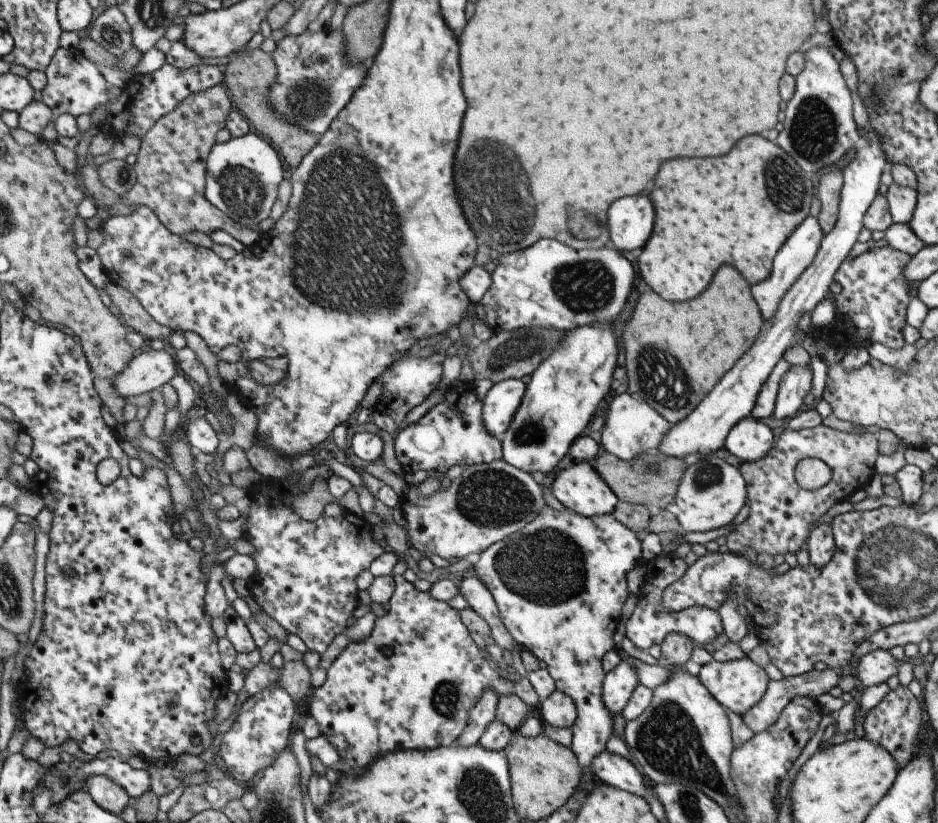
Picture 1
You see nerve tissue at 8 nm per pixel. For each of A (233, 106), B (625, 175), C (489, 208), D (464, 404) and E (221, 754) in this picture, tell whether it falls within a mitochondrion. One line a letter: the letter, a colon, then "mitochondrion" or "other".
A: other
B: other
C: mitochondrion
D: other
E: other

